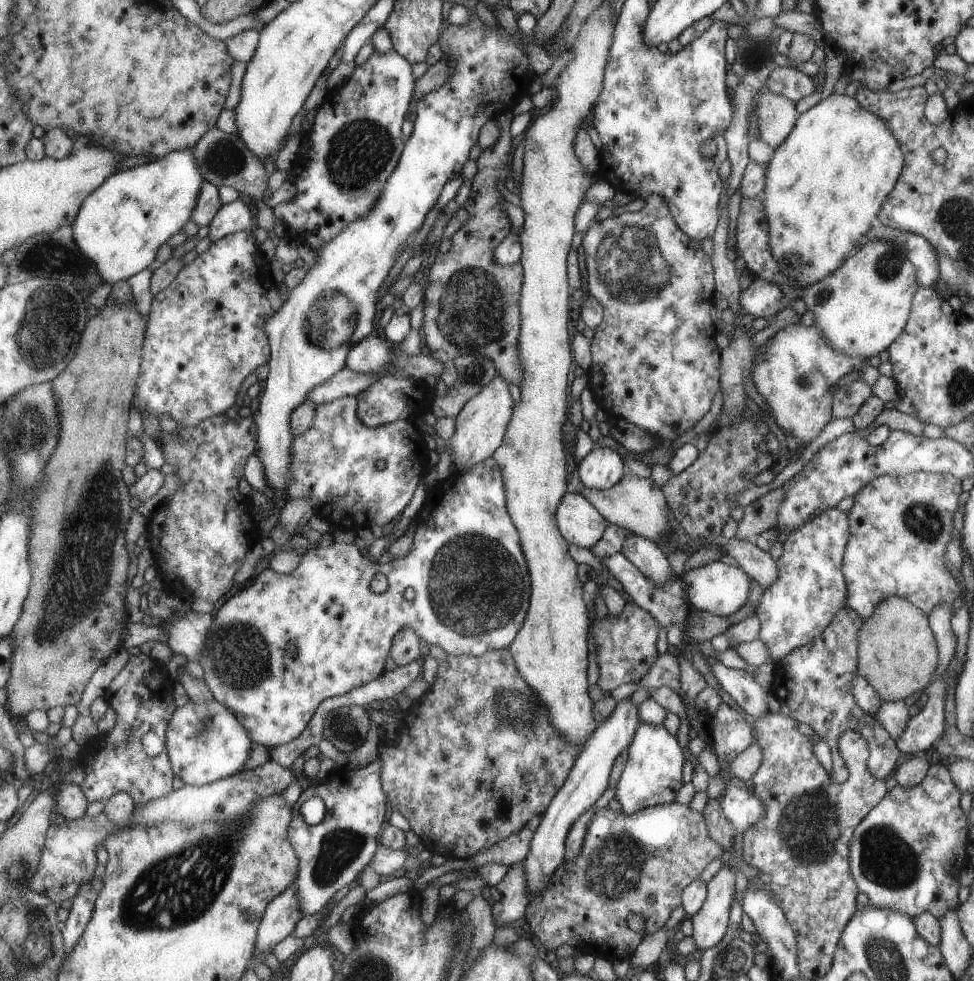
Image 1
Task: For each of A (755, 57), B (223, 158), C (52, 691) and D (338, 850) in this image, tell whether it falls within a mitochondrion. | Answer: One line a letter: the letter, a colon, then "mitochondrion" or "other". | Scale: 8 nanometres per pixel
A: mitochondrion
B: mitochondrion
C: other
D: mitochondrion

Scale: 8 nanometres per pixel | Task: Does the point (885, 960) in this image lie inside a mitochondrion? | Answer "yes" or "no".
yes

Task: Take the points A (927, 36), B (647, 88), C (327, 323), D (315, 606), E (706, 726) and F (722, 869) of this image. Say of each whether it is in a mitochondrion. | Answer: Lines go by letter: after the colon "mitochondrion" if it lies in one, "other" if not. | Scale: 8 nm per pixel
A: other
B: mitochondrion
C: mitochondrion
D: other
E: other
F: other

